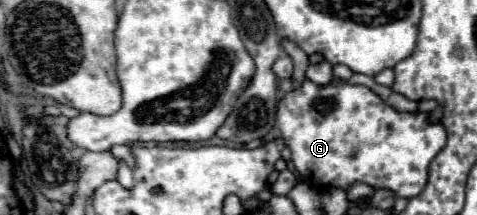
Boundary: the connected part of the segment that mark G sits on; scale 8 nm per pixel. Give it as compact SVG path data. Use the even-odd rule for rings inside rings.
M309 80L301 84L301 90L291 90L277 106L277 126L285 144L291 150L291 160L303 182L319 188L349 190L355 182L365 182L373 190L391 190L395 198L415 198L427 184L427 170L431 160L447 144L447 132L441 122L429 122L425 112L399 112L385 104L367 86L353 86L347 82L335 82L317 86ZM295 94L301 98L295 100Z

